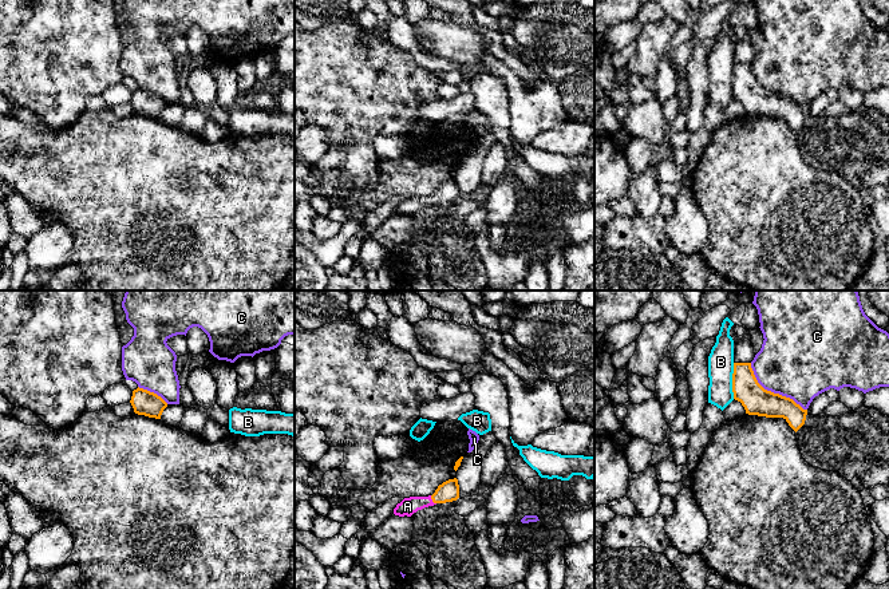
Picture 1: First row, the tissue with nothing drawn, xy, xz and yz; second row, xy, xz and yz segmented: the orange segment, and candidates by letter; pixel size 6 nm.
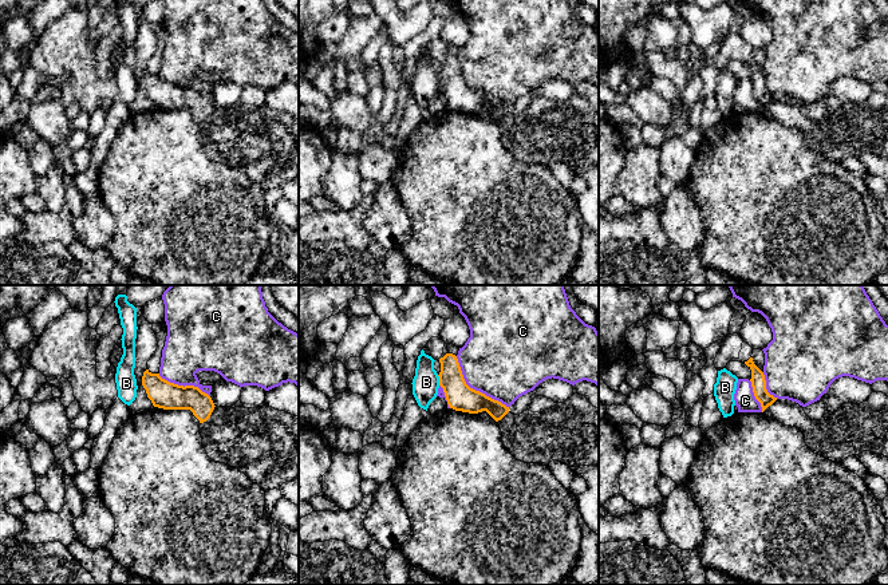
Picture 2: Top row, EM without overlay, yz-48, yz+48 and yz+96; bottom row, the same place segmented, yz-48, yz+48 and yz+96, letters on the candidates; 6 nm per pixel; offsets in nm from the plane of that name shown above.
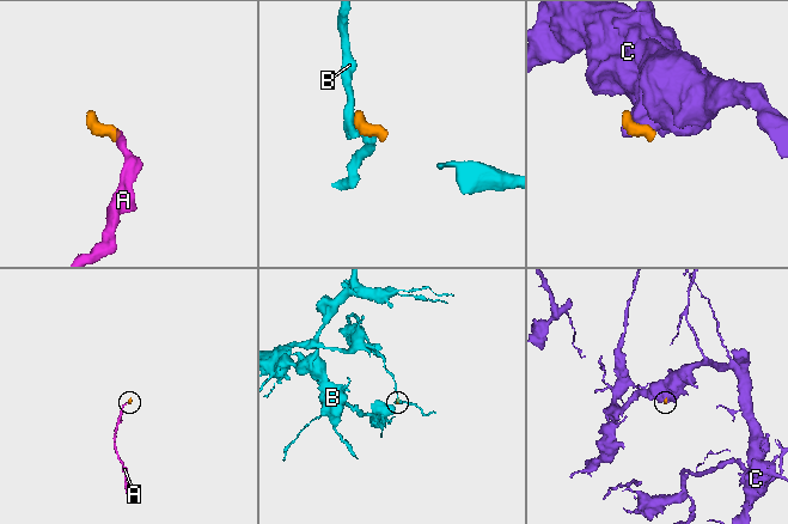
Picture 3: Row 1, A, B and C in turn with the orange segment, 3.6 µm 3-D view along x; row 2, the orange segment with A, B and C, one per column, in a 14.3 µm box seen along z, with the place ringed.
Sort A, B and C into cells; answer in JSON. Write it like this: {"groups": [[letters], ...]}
{"groups": [["A"], ["B"], ["C"]]}

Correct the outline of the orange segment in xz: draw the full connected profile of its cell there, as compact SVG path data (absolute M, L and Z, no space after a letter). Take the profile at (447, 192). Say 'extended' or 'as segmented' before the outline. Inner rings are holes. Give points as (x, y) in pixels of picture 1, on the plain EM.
extended | M449 179L438 186L435 193L428 197L410 197L404 198L394 209L394 214L399 217L411 217L418 210L422 210L436 203L453 202L459 198L459 185L458 179Z

